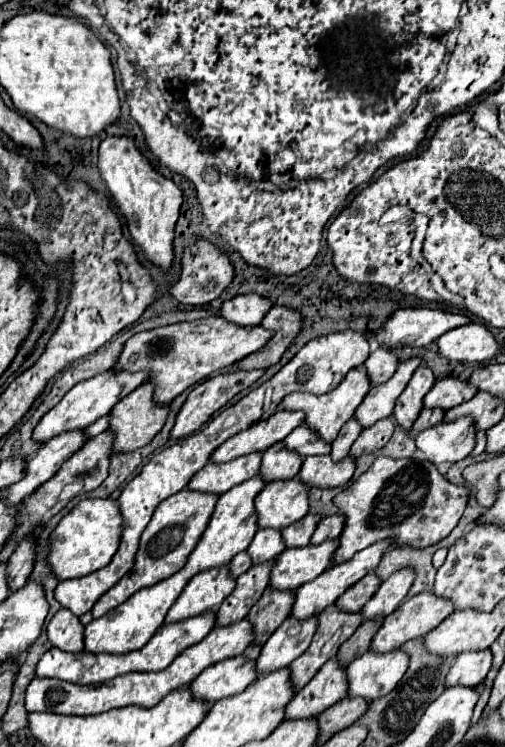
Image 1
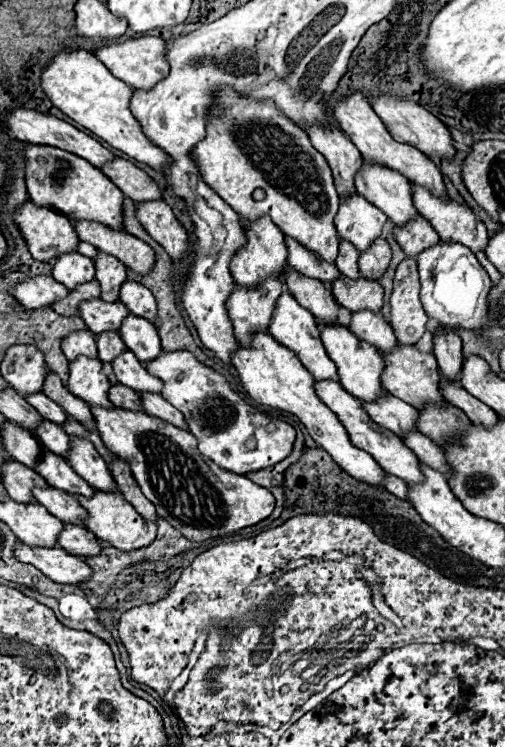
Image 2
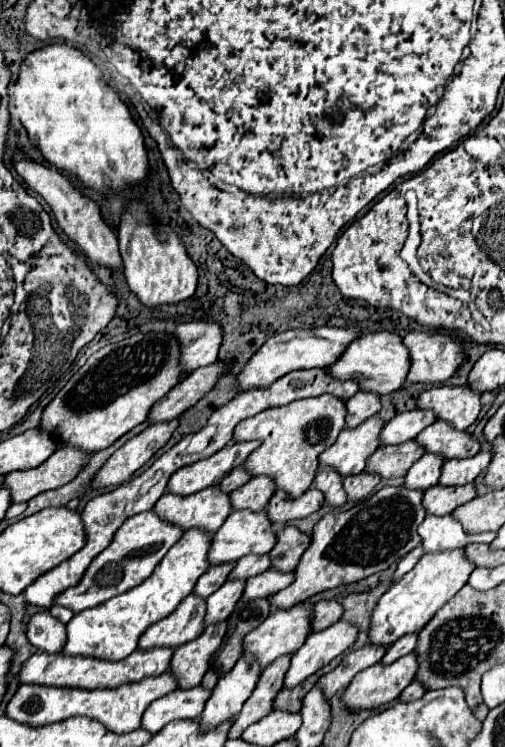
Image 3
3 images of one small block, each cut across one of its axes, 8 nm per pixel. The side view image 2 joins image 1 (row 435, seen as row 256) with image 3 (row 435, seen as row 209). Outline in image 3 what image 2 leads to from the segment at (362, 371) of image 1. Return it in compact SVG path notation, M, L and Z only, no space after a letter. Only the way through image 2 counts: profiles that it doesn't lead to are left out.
M326 394L318 398L294 400L286 406L268 408L258 416L246 418L234 428L234 442L260 440L262 444L242 466L250 476L268 476L274 480L276 490L284 490L290 498L298 498L312 486L318 468L318 454L336 442L340 430L344 428L344 416L344 402Z

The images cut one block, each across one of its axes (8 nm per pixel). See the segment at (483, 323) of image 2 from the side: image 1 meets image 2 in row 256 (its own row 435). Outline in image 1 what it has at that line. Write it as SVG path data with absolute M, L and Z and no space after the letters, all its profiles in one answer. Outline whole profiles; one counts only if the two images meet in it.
M456 418L456 420L450 420L450 422L440 422L432 428L426 428L422 430L416 438L416 448L424 452L424 456L432 462L432 464L442 464L442 462L448 462L448 464L454 464L454 462L460 462L464 460L476 446L476 428L474 428L474 422L472 418Z

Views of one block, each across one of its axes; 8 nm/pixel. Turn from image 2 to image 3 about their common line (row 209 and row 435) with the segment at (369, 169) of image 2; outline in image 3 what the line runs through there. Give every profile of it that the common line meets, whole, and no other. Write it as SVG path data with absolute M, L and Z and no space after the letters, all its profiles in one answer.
M410 410L410 412L402 412L396 414L384 428L380 434L380 446L388 446L388 444L402 444L412 440L420 430L424 430L426 426L430 426L434 422L434 414L430 410Z

